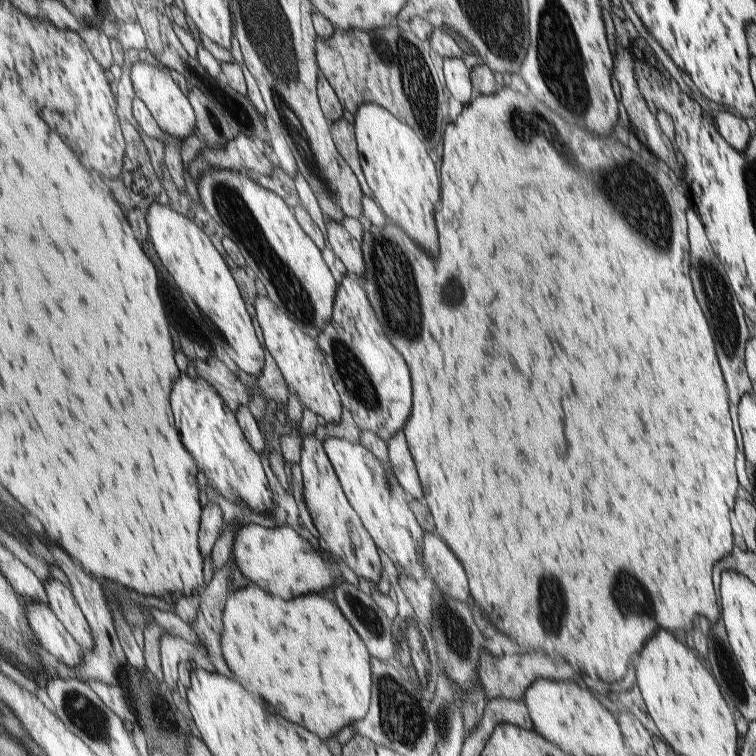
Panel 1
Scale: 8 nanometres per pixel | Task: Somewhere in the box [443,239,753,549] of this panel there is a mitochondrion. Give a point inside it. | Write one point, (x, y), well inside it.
(716, 296)

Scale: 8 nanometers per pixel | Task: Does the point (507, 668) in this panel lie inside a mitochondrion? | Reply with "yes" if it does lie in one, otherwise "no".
no

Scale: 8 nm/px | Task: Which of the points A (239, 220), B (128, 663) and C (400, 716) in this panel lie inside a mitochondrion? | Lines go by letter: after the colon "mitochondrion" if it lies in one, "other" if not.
A: mitochondrion
B: other
C: mitochondrion

